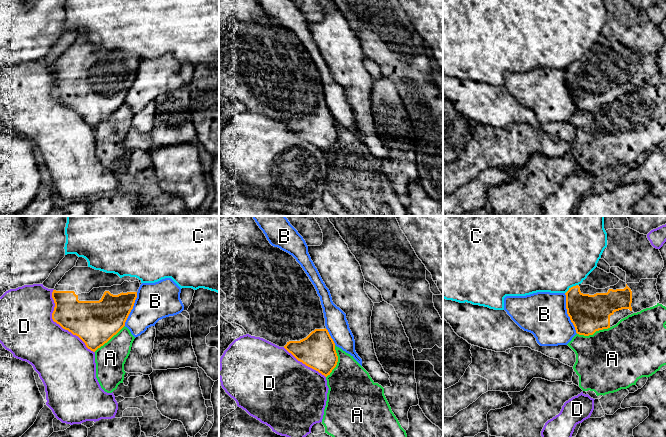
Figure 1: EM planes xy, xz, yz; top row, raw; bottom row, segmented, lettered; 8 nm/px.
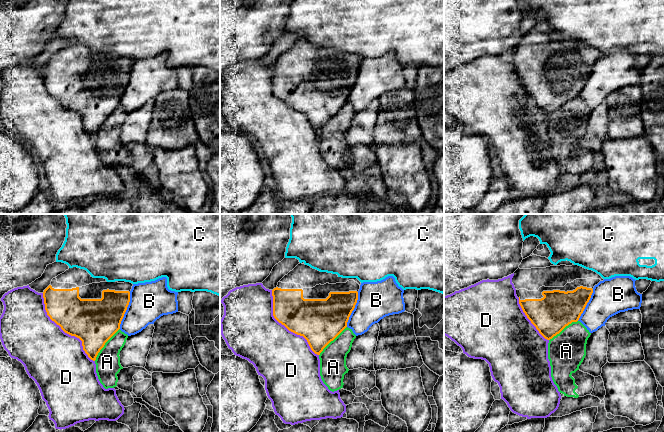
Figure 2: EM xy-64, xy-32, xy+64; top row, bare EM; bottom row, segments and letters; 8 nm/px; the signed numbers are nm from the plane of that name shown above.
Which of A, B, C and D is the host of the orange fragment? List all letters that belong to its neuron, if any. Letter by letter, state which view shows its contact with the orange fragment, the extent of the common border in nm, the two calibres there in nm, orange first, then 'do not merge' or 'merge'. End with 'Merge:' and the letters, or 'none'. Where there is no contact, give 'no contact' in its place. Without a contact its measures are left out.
A: xz | 280 nm | 280/360 nm | do not merge
B: yz | 340 nm | 300/360 nm | do not merge
C: yz | 130 nm | 300/500 nm | do not merge
D: xy | 600 nm | 320/420 nm | do not merge
Merge: none

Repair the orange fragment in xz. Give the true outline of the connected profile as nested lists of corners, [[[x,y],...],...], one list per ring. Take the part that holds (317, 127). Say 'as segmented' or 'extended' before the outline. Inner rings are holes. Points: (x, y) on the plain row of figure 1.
extended | [[[219,0],[219,90],[229,99],[242,102],[247,110],[263,114],[279,123],[284,123],[298,137],[325,153],[330,151],[337,141],[338,132],[335,119],[326,105],[323,84],[314,61],[296,35],[280,24],[272,22],[257,0]]]

